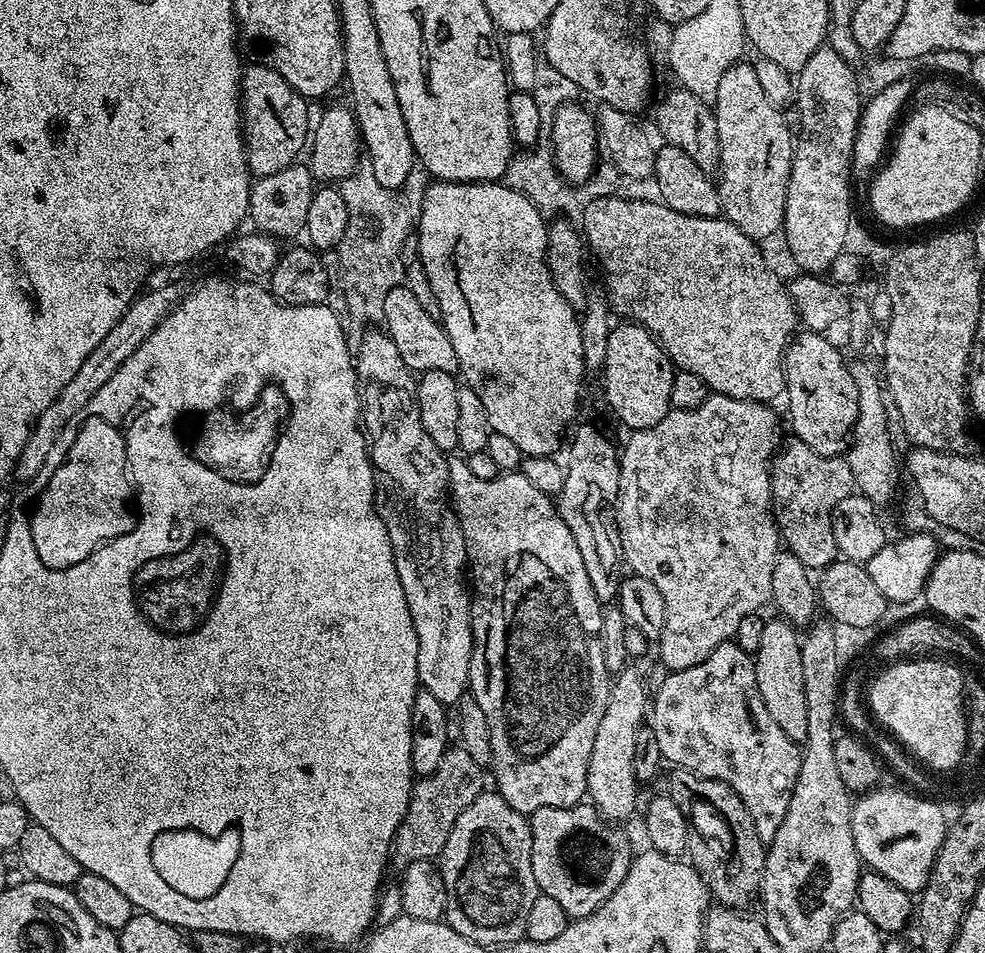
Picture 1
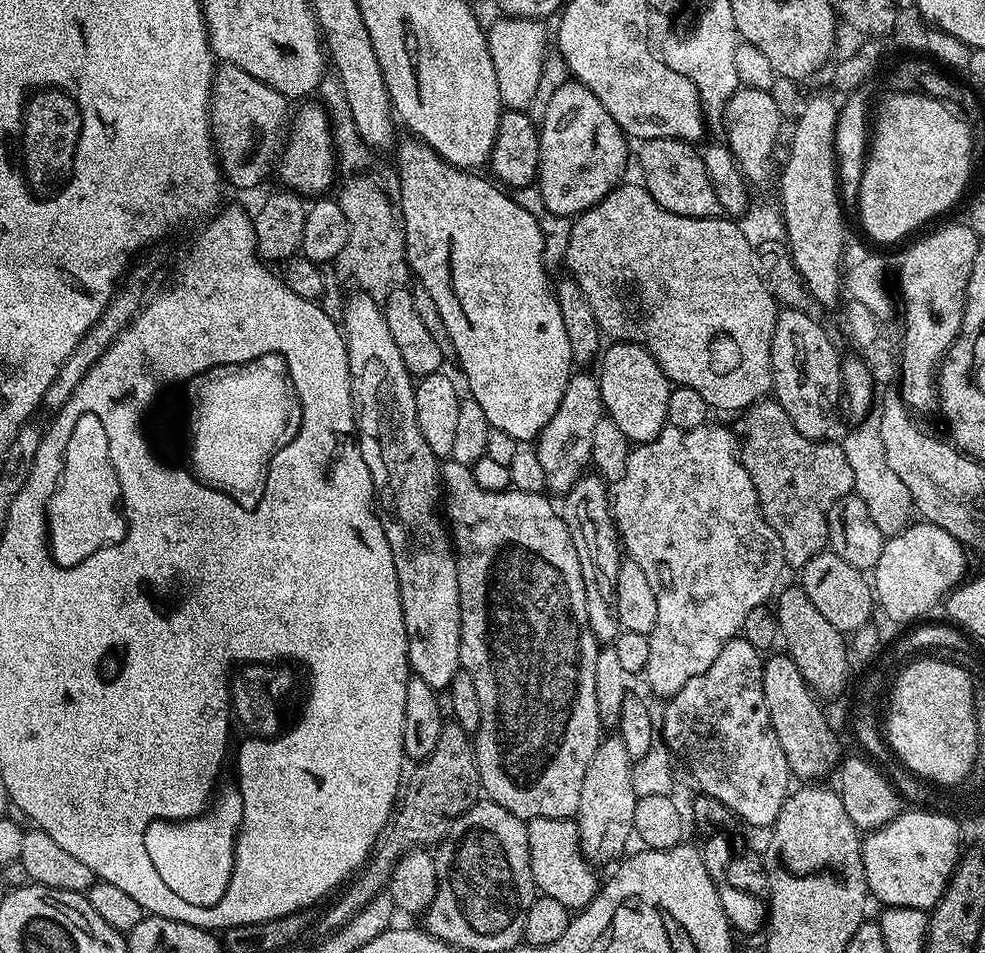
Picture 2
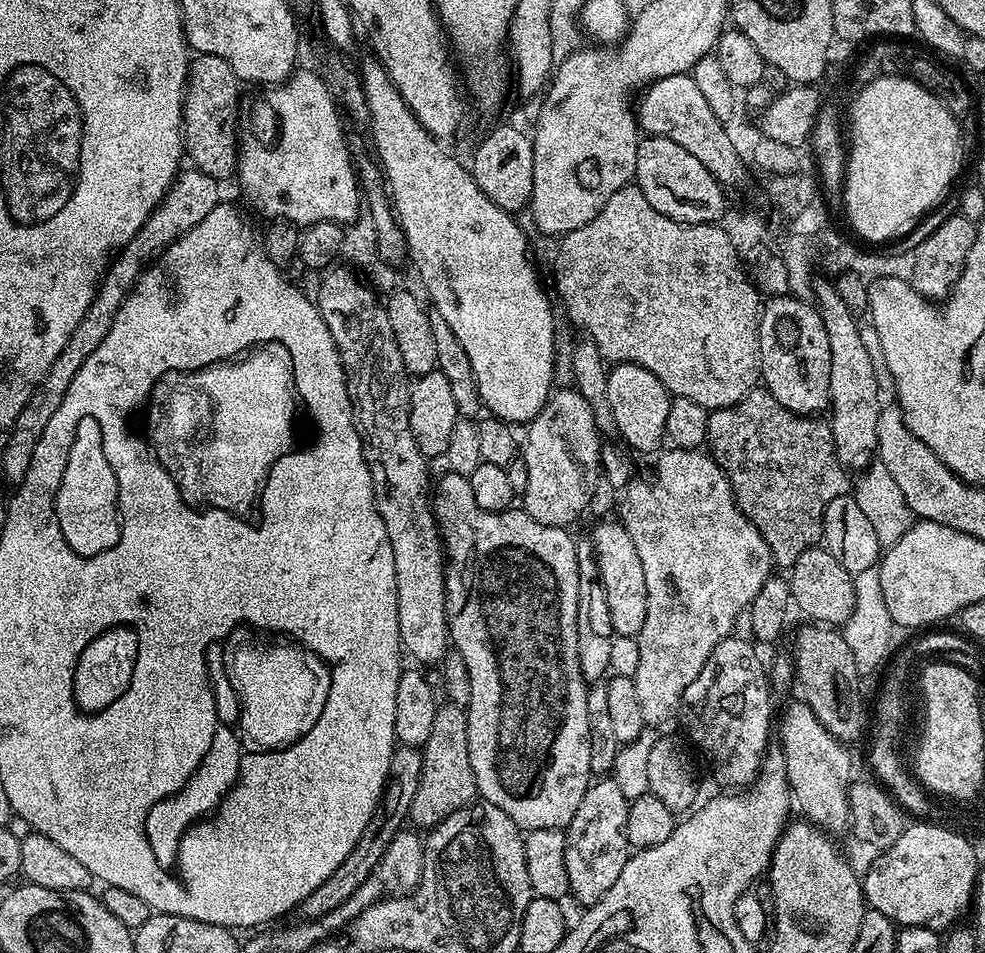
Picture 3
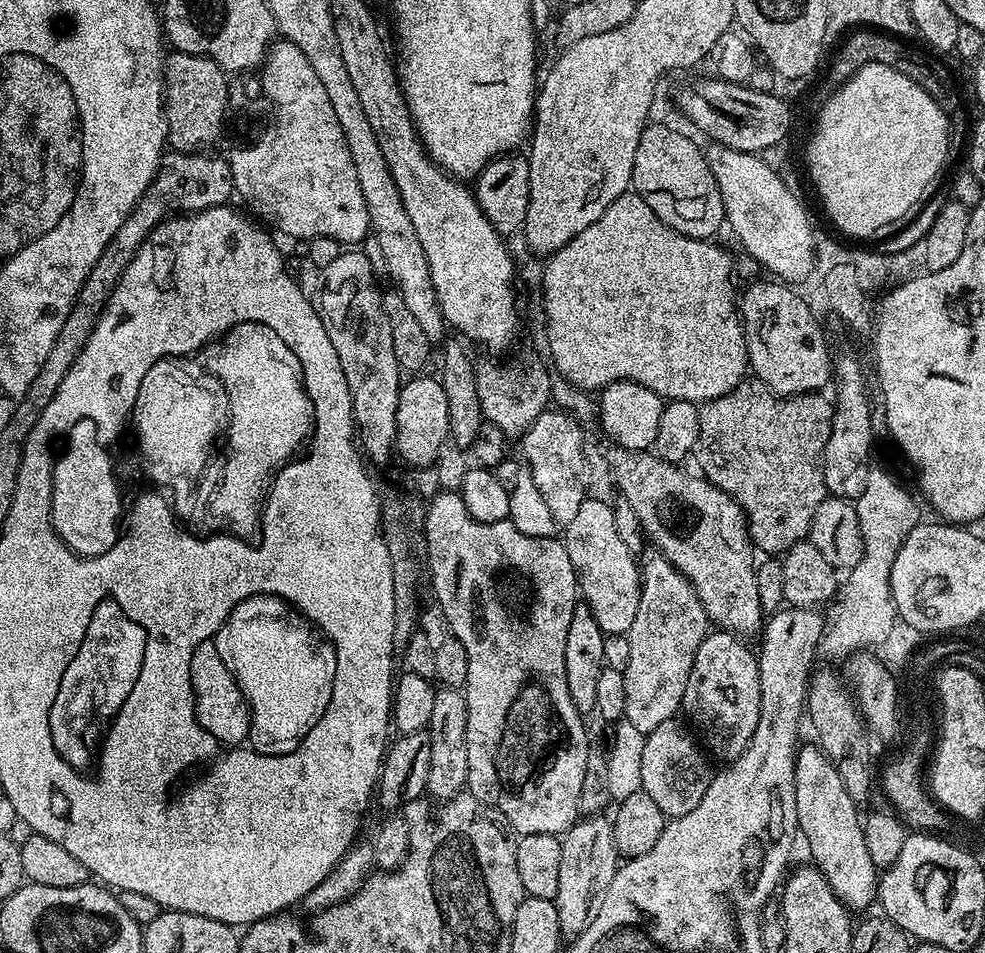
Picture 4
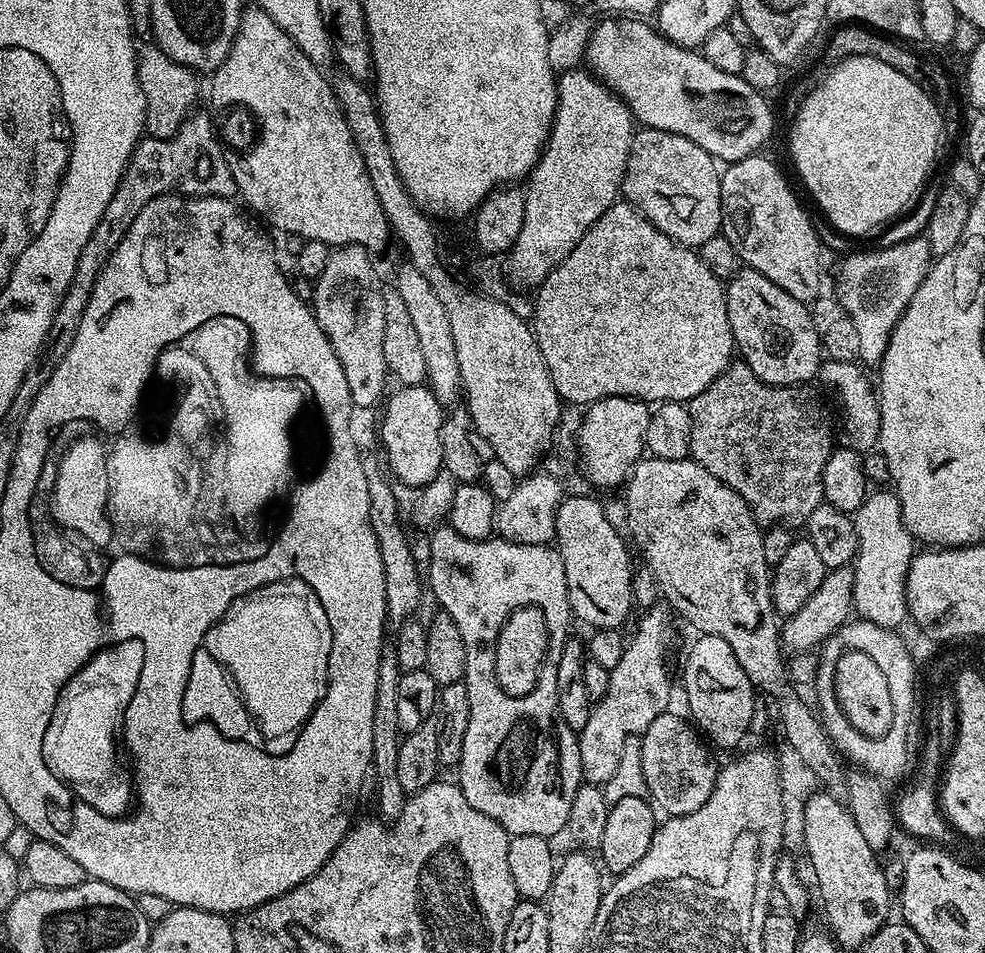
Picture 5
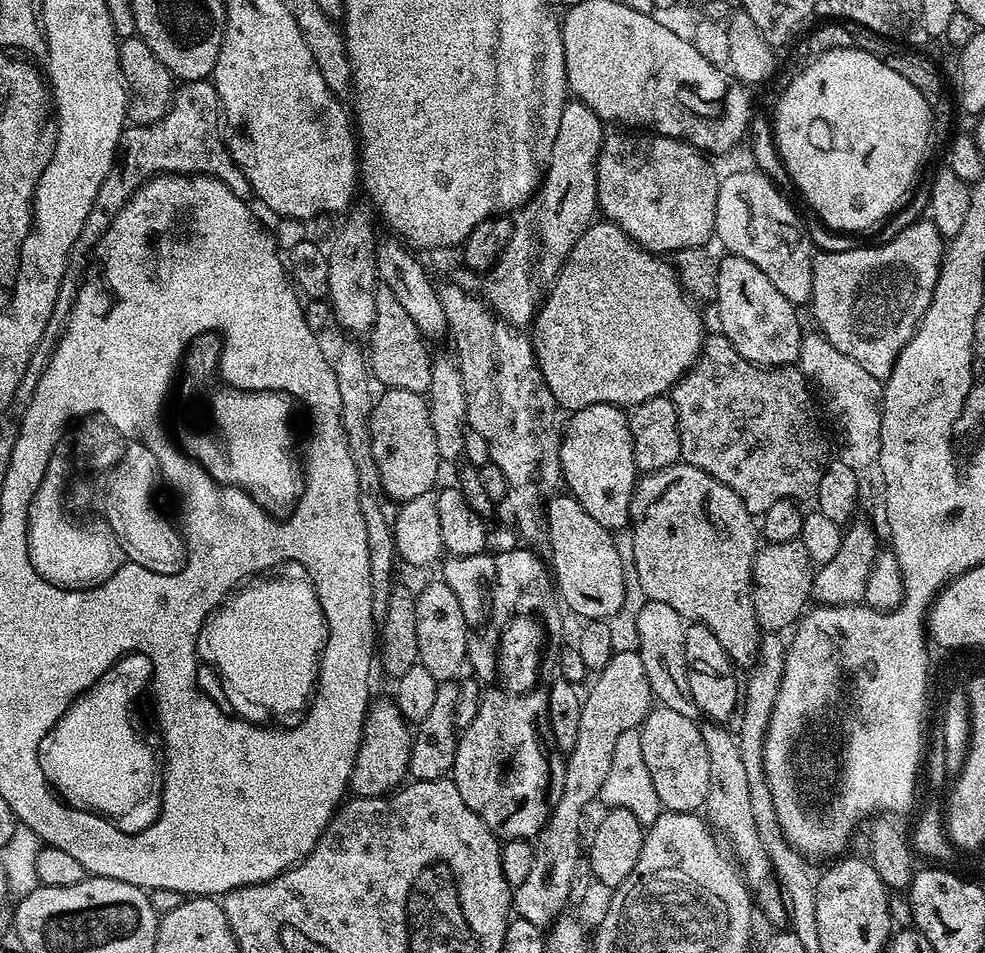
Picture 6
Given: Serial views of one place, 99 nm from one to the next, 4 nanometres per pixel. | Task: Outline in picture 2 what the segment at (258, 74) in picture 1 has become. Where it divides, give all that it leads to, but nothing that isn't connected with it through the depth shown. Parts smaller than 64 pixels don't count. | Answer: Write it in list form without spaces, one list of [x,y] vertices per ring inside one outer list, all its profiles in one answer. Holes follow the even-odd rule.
[[[221,63],[217,67],[216,75],[214,77],[214,87],[212,89],[212,99],[210,101],[210,123],[212,125],[212,135],[214,137],[214,151],[220,162],[220,170],[225,181],[228,180],[236,188],[256,188],[264,179],[268,176],[268,171],[273,171],[274,165],[277,163],[278,157],[284,150],[286,143],[286,133],[290,127],[290,108],[288,112],[288,107],[290,107],[290,101],[287,96],[278,94],[278,90],[274,90],[270,86],[266,86],[254,78],[254,74],[246,74],[246,70],[242,70],[238,66],[233,64]]]

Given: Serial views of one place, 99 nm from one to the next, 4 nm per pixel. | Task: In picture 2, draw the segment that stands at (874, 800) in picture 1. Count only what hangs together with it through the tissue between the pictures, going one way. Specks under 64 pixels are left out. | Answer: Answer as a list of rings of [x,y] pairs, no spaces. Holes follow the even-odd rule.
[[[928,810],[901,811],[892,821],[876,831],[869,831],[862,840],[864,854],[864,873],[868,891],[873,897],[881,900],[881,905],[890,908],[922,908],[931,910],[942,898],[956,864],[960,861],[960,828],[952,816],[944,812],[924,812]]]

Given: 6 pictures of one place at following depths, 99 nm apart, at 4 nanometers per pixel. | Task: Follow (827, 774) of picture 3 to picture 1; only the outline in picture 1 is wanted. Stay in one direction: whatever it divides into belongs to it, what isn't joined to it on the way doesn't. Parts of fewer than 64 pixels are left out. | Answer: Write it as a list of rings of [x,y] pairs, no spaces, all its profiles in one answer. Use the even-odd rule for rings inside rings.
[[[765,619],[762,639],[754,653],[758,694],[762,694],[762,702],[770,713],[770,718],[774,718],[778,726],[782,726],[791,740],[802,742],[806,738],[806,690],[802,686],[801,637],[787,620],[775,619]]]

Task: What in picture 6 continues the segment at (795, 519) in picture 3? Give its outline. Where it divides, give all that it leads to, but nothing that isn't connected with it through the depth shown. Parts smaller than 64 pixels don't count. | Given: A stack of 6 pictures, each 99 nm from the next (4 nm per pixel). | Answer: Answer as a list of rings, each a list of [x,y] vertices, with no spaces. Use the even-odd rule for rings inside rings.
[[[715,335],[707,337],[700,359],[670,393],[678,414],[680,460],[730,486],[753,514],[763,514],[779,500],[800,502],[803,496],[811,497],[828,465],[830,440],[820,432],[802,432],[802,420],[810,420],[810,410],[818,407],[809,380],[796,366],[761,368],[759,364],[751,364],[724,335]]]

